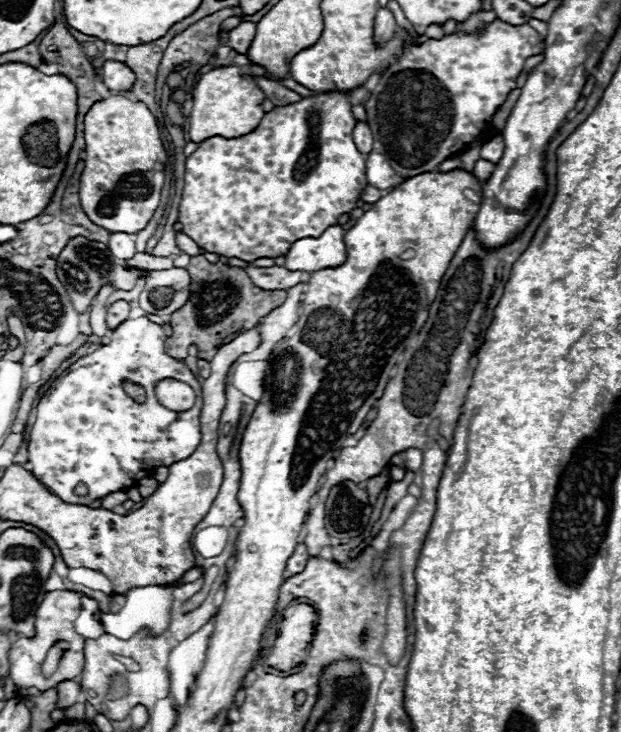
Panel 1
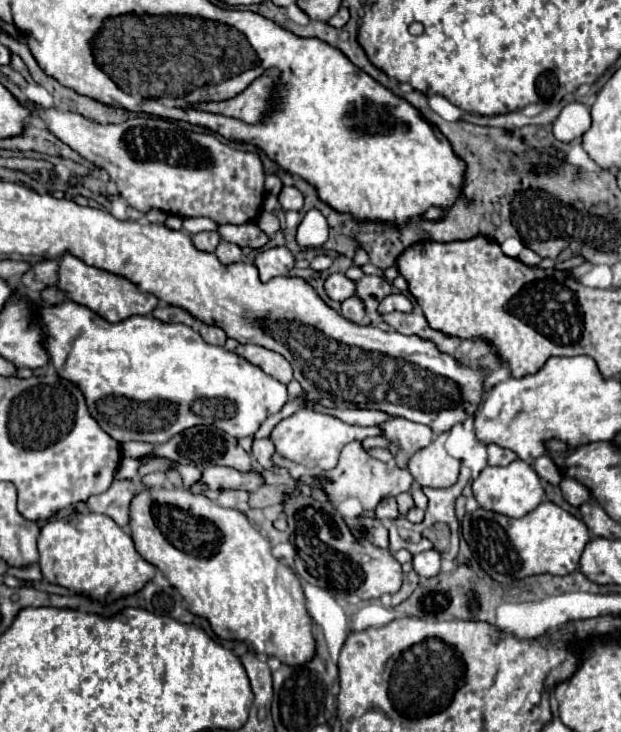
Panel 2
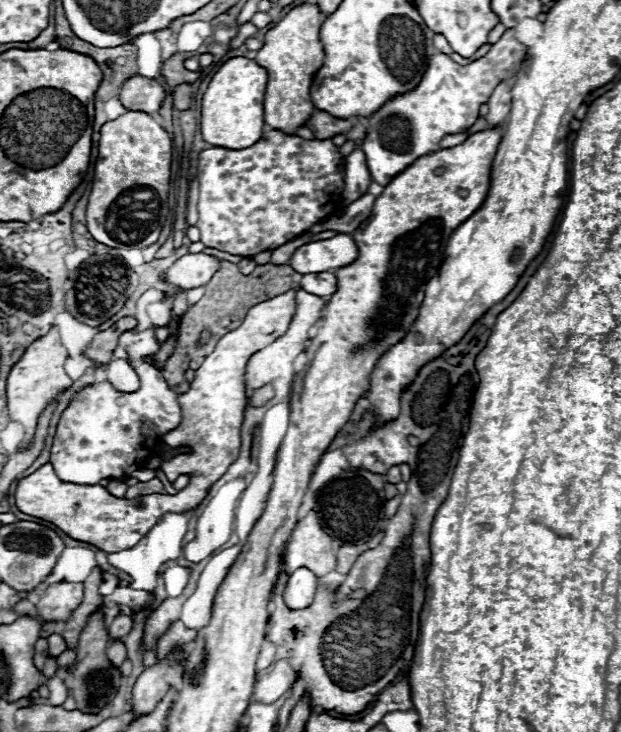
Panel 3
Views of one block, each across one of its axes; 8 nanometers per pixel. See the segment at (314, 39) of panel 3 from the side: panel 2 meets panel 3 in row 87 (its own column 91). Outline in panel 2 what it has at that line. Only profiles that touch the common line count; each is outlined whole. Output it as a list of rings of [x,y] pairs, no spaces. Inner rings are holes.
[[[66,252],[62,258],[60,258],[60,268],[58,268],[58,290],[72,302],[76,304],[82,304],[86,308],[90,308],[92,312],[96,312],[100,318],[108,320],[108,322],[122,322],[134,314],[140,314],[140,316],[146,316],[150,314],[156,304],[158,304],[158,298],[152,296],[152,294],[144,294],[140,292],[134,284],[130,284],[126,278],[122,276],[114,276],[106,270],[100,270],[100,268],[94,268],[94,266],[88,266],[88,264],[82,264],[82,260],[78,260],[76,256],[72,256],[70,252]]]

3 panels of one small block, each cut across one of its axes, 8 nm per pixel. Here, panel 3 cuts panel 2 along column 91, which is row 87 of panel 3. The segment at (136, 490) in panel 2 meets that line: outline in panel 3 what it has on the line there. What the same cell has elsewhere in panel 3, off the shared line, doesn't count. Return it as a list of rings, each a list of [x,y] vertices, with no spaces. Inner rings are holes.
[[[502,82],[498,84],[498,88],[494,90],[494,94],[490,96],[488,100],[488,108],[490,112],[486,114],[486,120],[488,124],[494,128],[494,126],[502,126],[508,118],[508,112],[510,112],[510,102],[512,102],[512,96],[510,96],[510,84],[508,82]]]

